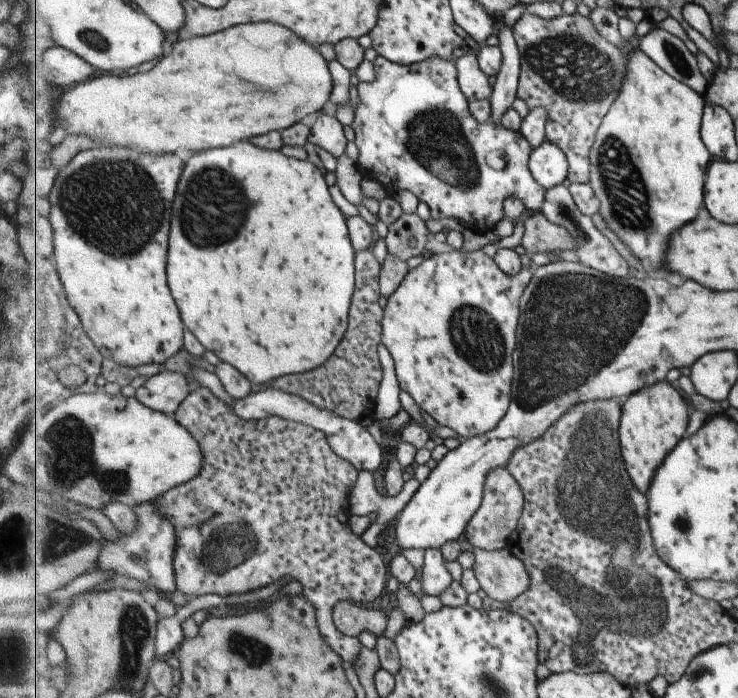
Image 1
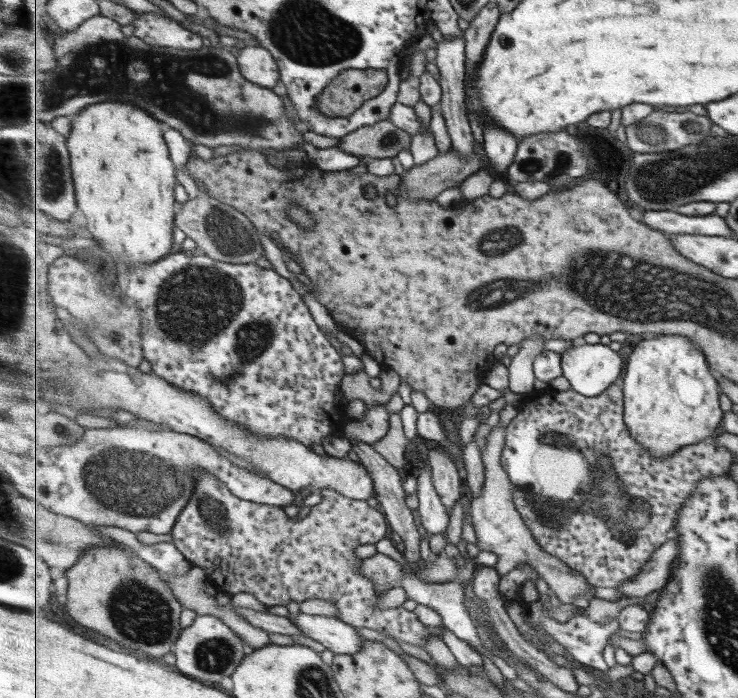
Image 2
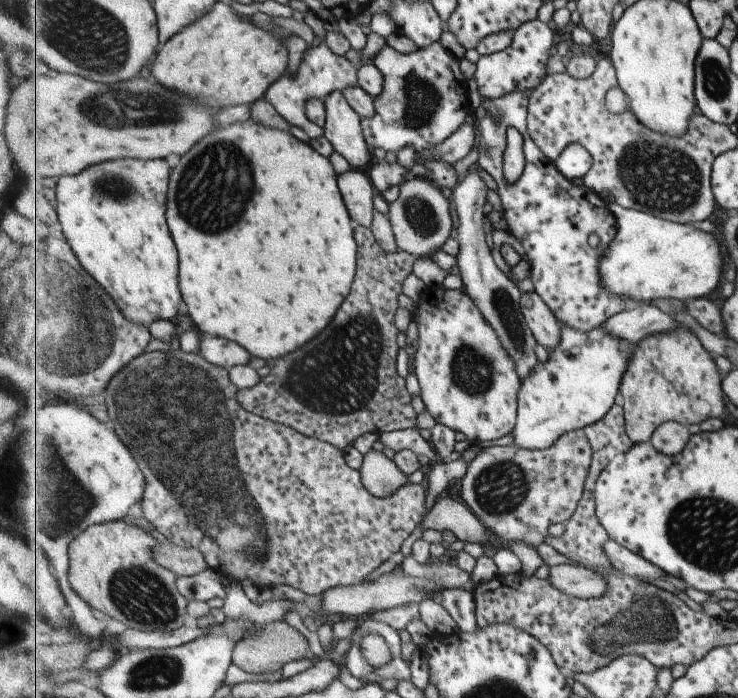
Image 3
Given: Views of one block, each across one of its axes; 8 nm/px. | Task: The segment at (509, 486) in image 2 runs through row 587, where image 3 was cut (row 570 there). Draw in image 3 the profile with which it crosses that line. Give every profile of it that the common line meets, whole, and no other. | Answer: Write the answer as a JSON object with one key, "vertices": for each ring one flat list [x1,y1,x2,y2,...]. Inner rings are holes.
{"vertices":[[560,564,549,570,551,584,565,595,579,599,602,598,607,593,607,580,602,574,577,564]]}

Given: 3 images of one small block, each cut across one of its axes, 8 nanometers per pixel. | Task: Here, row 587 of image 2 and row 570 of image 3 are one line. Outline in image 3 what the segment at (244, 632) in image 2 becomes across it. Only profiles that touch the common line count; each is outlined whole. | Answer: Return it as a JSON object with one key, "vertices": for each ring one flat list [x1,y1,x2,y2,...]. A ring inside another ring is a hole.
{"vertices":[[171,542,160,544,155,552,157,561,179,577,195,576,209,568,205,554,195,547]]}

